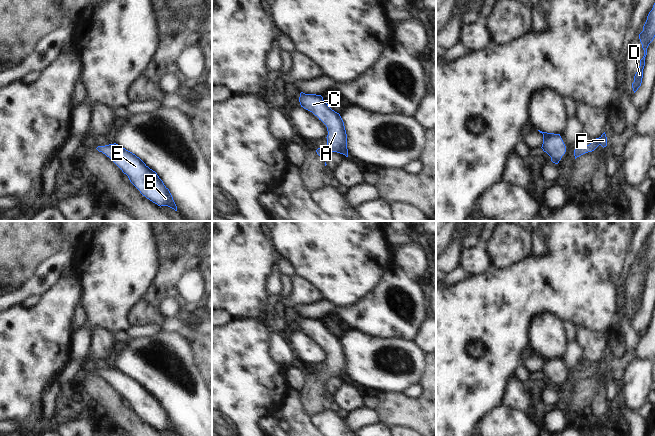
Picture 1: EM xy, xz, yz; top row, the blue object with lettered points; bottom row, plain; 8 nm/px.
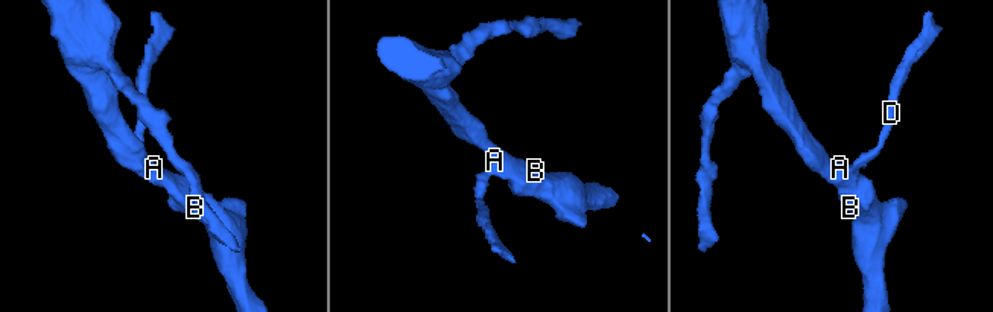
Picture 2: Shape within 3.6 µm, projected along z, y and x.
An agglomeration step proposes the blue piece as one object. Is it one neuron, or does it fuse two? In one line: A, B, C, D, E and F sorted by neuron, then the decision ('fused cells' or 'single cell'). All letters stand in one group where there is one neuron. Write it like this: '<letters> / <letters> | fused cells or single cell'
A B C D E F | single cell

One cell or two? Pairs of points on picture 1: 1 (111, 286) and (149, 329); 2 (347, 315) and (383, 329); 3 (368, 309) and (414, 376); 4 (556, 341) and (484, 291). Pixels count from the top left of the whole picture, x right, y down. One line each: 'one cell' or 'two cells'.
1: two cells
2: one cell
3: two cells
4: two cells

